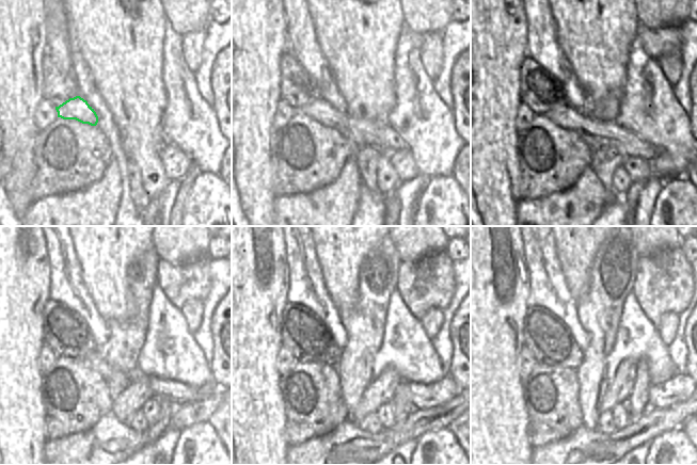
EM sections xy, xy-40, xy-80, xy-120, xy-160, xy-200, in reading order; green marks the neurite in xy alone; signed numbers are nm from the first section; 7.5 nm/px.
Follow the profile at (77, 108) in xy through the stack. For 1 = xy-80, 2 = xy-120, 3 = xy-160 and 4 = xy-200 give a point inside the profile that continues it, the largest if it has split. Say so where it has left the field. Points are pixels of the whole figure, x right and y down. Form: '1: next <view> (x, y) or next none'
1: next xy-80 (598, 134)
2: next xy-120 (177, 394)
3: next xy-160 (421, 396)
4: next xy-200 (678, 389)

